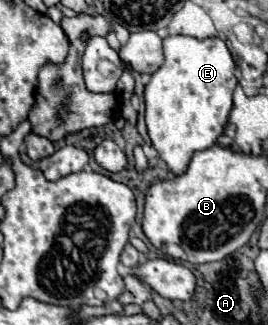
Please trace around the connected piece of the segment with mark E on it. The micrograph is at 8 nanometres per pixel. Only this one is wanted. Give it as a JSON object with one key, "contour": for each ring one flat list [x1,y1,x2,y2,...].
{"contour":[[169,35,163,39,165,63,151,75,151,81,145,87,145,121,147,131,157,149,159,157,167,161,173,175,179,175,187,169,195,151,209,149,215,145,215,139,223,133,227,115,231,111,231,95,237,85,235,77,235,61,231,59,231,51,221,37,197,39,189,35]]}

